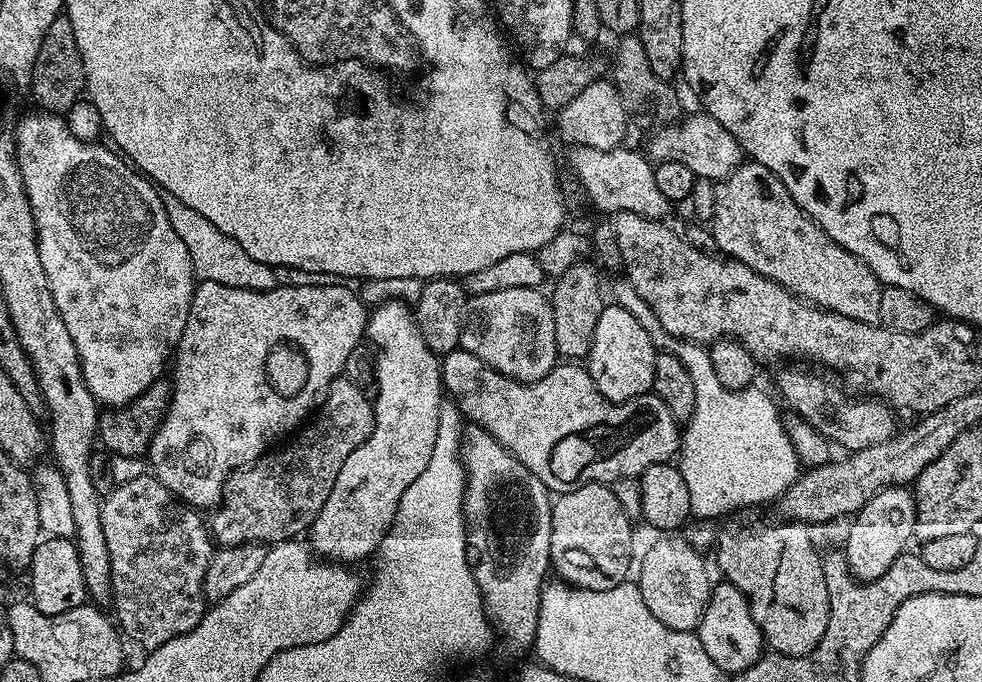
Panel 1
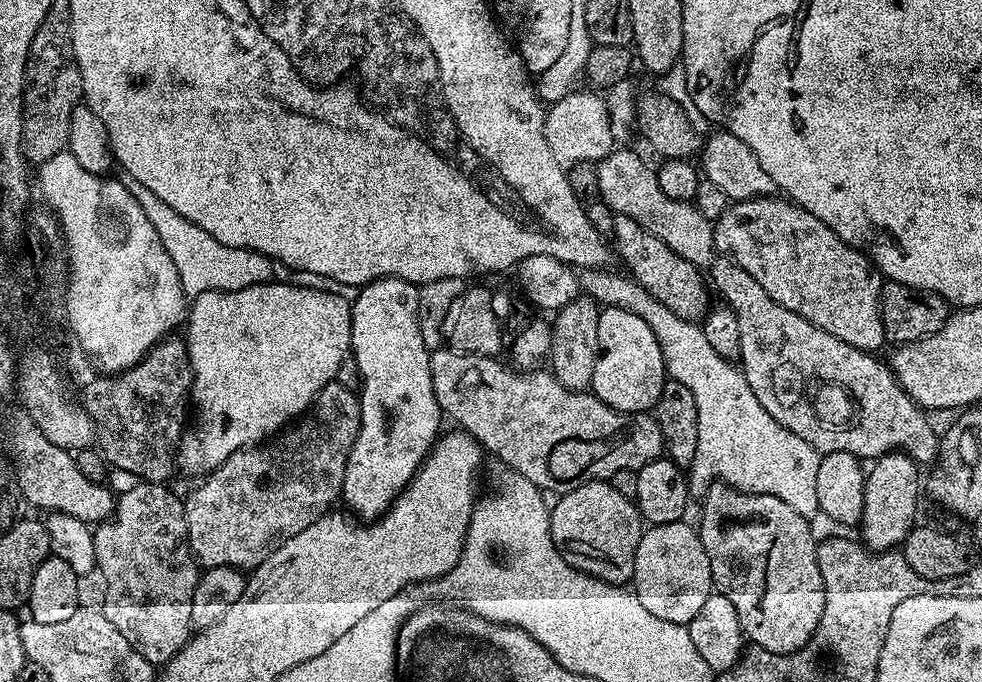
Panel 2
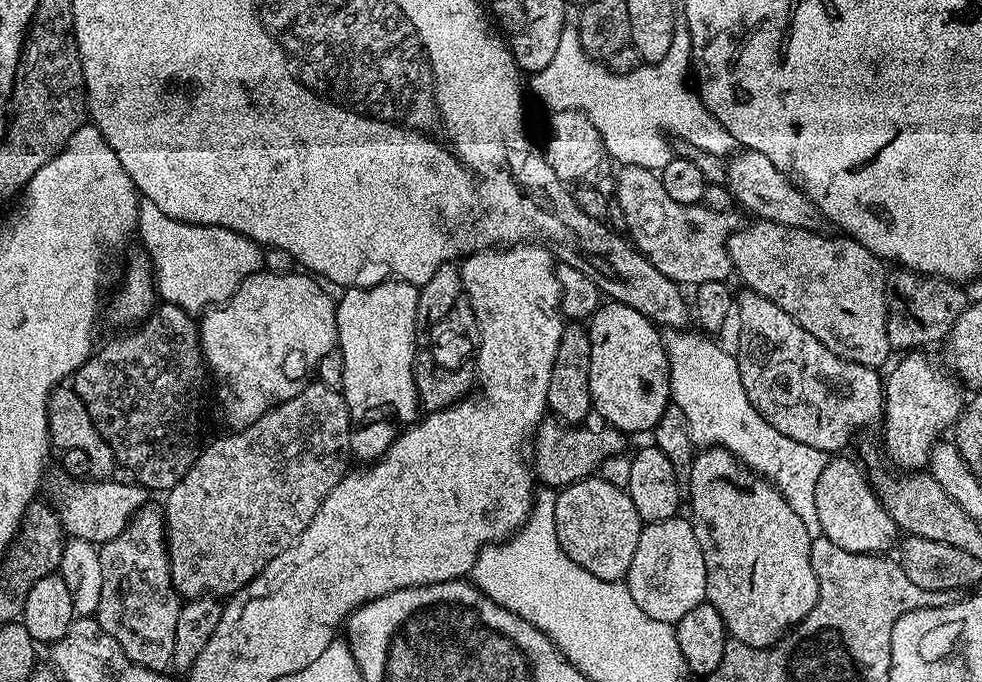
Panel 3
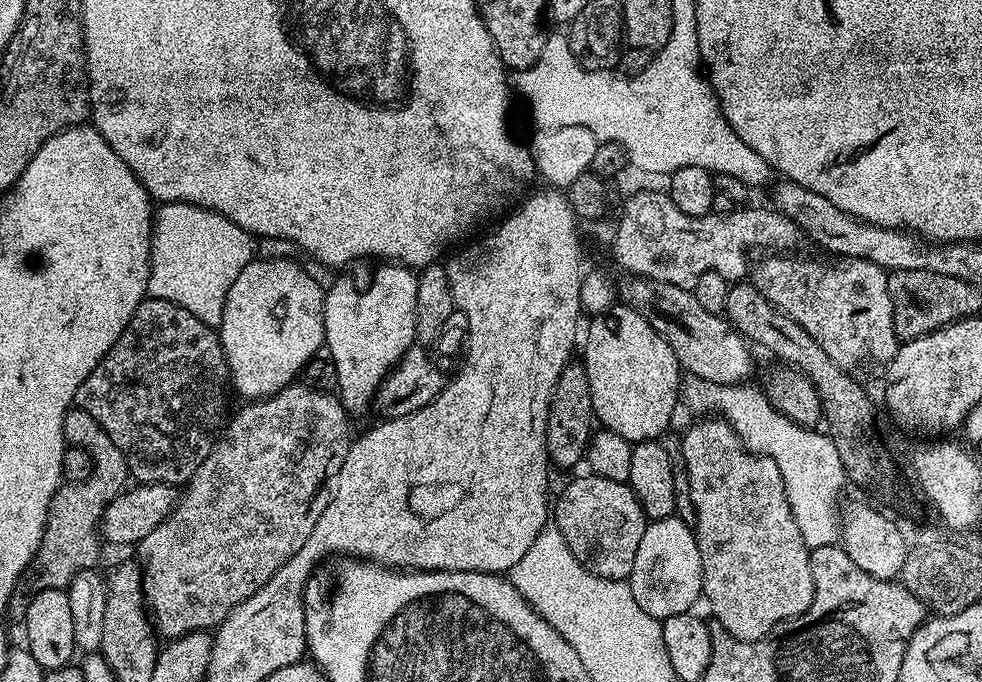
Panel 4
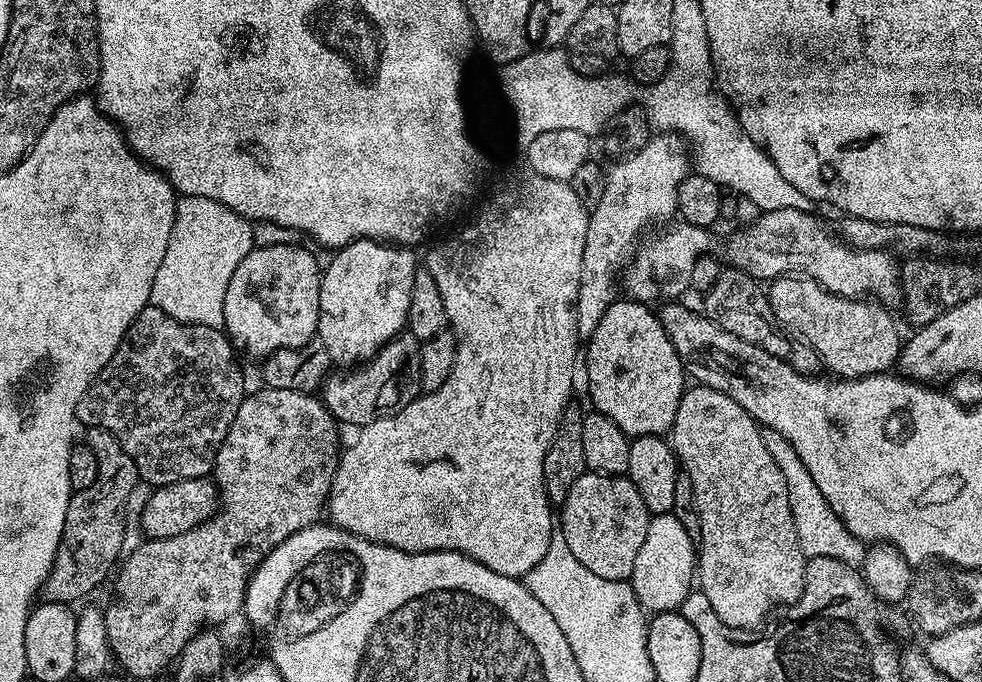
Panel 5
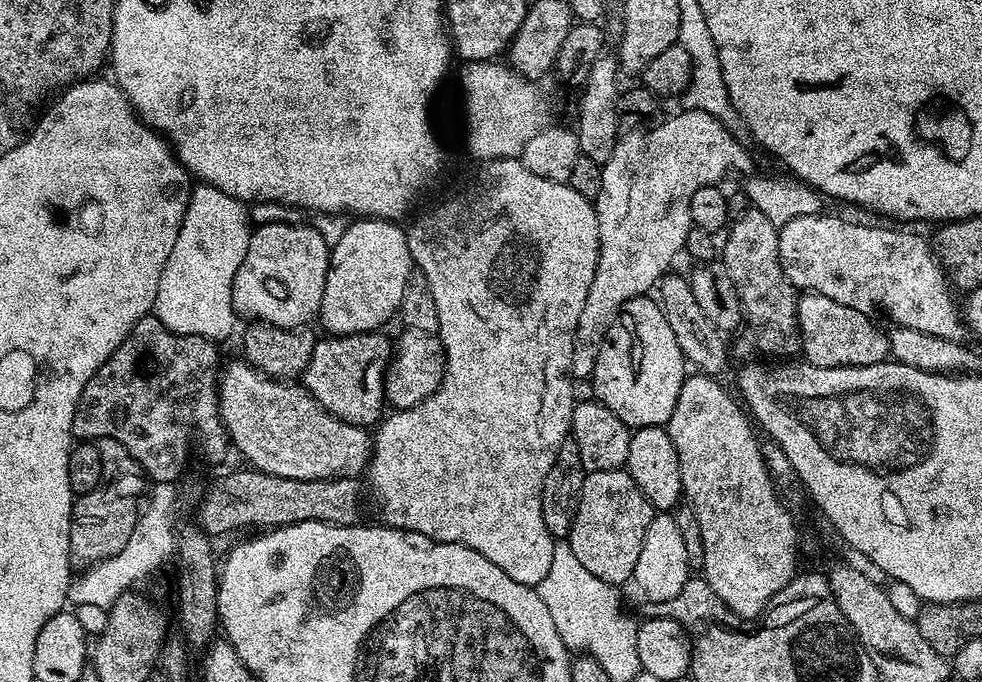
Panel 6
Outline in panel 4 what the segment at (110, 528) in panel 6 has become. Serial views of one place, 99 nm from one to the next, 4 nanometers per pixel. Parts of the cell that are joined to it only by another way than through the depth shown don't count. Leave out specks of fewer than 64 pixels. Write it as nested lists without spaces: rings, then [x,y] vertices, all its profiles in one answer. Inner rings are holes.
[[[71,407],[62,422],[65,441],[73,448],[85,448],[90,454],[93,462],[93,470],[90,478],[79,482],[64,482],[54,494],[54,498],[48,507],[46,526],[42,534],[42,542],[34,554],[28,569],[21,574],[12,597],[8,599],[7,615],[13,616],[16,622],[23,621],[28,601],[36,593],[42,590],[67,589],[78,573],[85,570],[92,570],[97,567],[100,560],[100,544],[102,545],[102,533],[100,530],[100,519],[104,517],[104,511],[108,503],[125,491],[130,480],[128,463],[110,442],[110,434],[86,414],[86,410],[78,407]]]

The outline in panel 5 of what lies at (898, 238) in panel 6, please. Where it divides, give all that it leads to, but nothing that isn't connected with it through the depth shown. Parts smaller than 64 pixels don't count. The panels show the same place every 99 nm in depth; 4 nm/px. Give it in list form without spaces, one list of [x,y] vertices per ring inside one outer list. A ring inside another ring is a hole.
[[[800,209],[774,210],[761,212],[757,220],[752,221],[736,236],[736,241],[728,248],[731,267],[748,273],[758,282],[771,282],[779,276],[798,276],[815,280],[828,292],[839,296],[853,298],[871,298],[885,306],[899,305],[902,300],[900,287],[901,265],[891,251],[879,248],[878,250],[858,250],[844,243],[835,231],[827,232],[822,221],[812,212],[803,212]]]

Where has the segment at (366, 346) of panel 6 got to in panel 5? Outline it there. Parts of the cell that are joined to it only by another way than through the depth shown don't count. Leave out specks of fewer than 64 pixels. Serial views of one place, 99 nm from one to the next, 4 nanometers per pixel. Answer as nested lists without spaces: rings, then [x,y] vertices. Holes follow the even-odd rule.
[[[410,331],[387,340],[370,359],[351,370],[329,375],[322,385],[322,399],[330,414],[341,425],[363,426],[398,414],[421,391],[420,350],[422,341]]]

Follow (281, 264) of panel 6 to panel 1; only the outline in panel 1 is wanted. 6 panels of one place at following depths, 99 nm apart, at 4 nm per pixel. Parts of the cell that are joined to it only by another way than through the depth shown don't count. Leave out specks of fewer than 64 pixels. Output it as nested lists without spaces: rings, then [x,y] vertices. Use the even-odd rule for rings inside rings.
[[[209,280],[197,283],[193,287],[190,314],[186,318],[186,330],[182,330],[182,338],[174,353],[176,369],[173,370],[172,376],[170,372],[172,401],[168,403],[168,412],[164,416],[164,421],[158,426],[146,453],[151,474],[156,476],[162,486],[168,488],[177,499],[183,501],[191,509],[215,509],[224,497],[224,482],[233,472],[247,468],[249,464],[253,464],[257,458],[264,455],[277,442],[283,441],[289,434],[295,433],[323,404],[328,397],[328,387],[343,373],[346,358],[365,339],[370,312],[367,307],[364,309],[363,302],[350,289],[343,288],[343,286],[348,286],[340,282],[312,283],[316,284],[292,284],[289,288],[277,286],[268,292],[222,286],[222,282],[210,282]]]

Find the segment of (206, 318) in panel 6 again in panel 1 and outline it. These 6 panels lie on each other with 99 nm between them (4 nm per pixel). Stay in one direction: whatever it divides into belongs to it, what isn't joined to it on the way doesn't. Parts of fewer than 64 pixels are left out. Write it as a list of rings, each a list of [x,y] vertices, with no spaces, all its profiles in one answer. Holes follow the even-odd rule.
[[[164,192],[162,195],[162,206],[166,206],[166,218],[170,218],[170,226],[174,226],[174,234],[182,238],[186,245],[186,251],[190,253],[192,270],[197,281],[222,282],[222,286],[234,286],[242,290],[254,290],[255,292],[268,292],[277,287],[277,269],[271,264],[258,262],[258,258],[250,258],[234,238],[222,234],[218,226],[214,226],[198,210],[190,210],[186,202],[178,202],[174,194]]]

